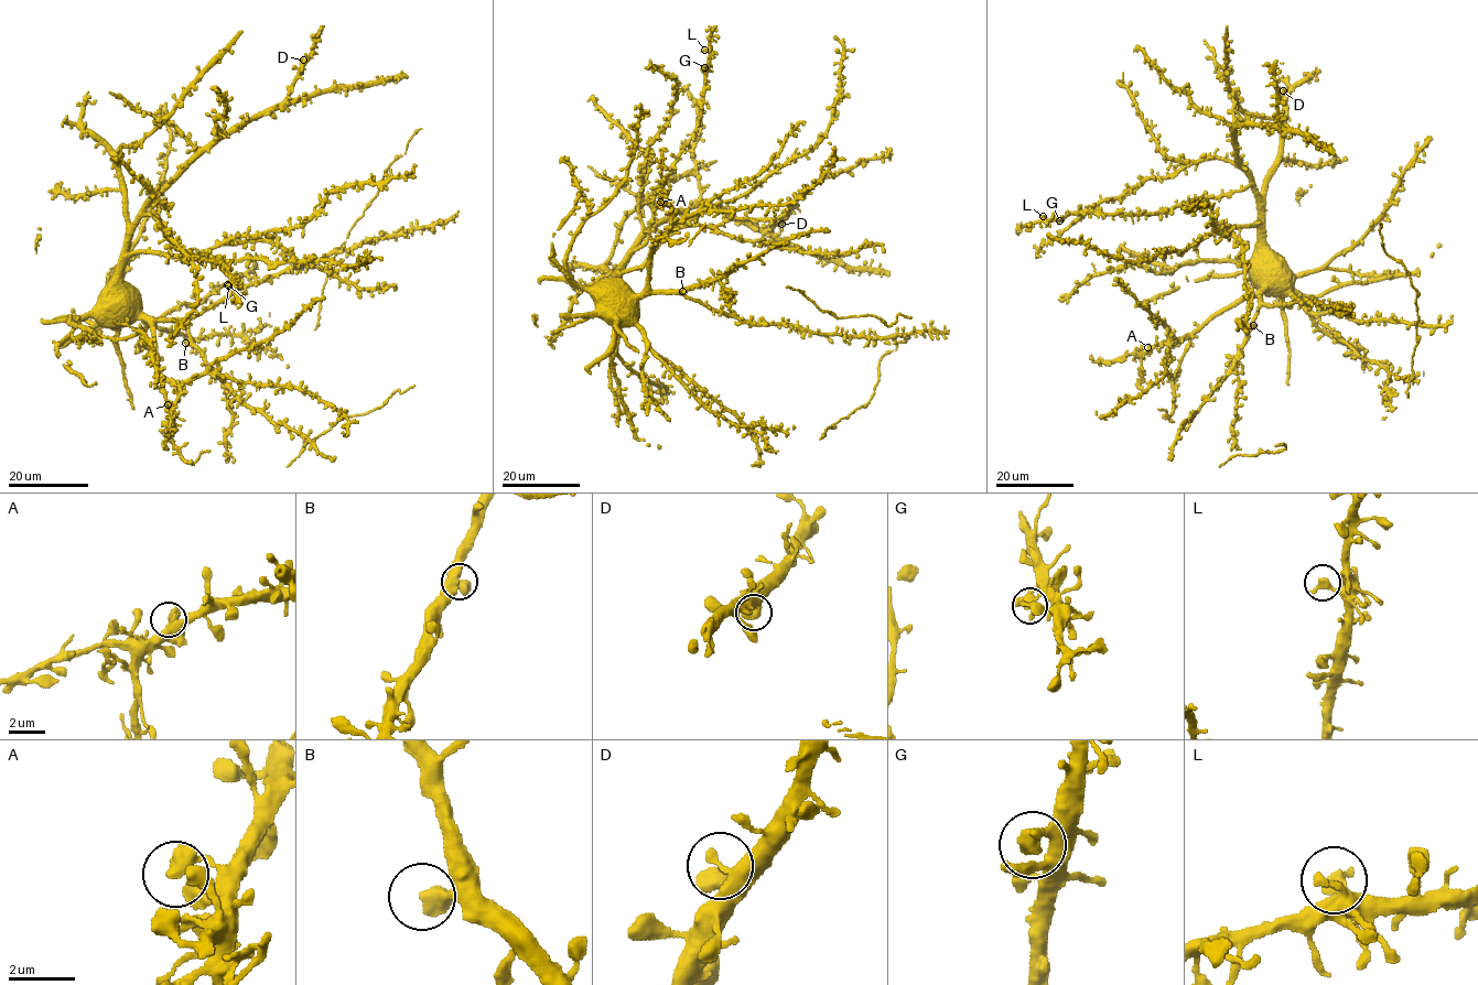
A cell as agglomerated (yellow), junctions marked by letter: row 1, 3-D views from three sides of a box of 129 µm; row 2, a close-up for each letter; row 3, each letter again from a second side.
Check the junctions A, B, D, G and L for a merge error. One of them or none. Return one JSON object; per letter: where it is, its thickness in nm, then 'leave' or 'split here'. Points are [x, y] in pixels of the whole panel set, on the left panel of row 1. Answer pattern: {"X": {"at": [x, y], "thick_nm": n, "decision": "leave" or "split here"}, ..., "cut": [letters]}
{"A": {"at": [168, 404], "thick_nm": 500, "decision": "leave"}, "B": {"at": [185, 343], "thick_nm": 550, "decision": "leave"}, "D": {"at": [303, 60], "thick_nm": 500, "decision": "leave"}, "G": {"at": [227, 284], "thick_nm": 500, "decision": "leave"}, "L": {"at": [228, 285], "thick_nm": 440, "decision": "leave"}, "cut": []}

